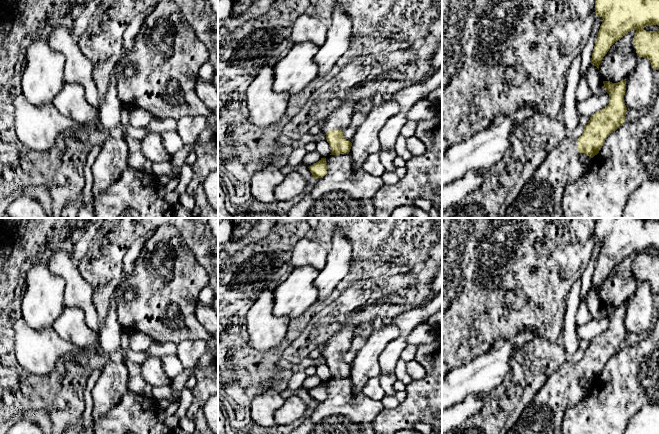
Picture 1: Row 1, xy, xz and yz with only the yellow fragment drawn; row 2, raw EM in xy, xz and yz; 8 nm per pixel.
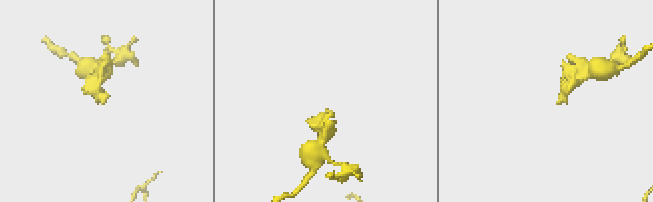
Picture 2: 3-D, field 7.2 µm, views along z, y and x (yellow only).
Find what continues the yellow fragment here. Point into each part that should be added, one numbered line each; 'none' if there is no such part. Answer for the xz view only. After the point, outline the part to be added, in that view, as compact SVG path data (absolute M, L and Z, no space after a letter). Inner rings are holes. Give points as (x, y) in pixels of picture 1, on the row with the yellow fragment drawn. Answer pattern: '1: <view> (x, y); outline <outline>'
1: xz (339, 119); outline M345 102L338 109L330 113L323 123L322 132L327 133L329 130L343 131L345 128L350 126L354 107L354 102Z

